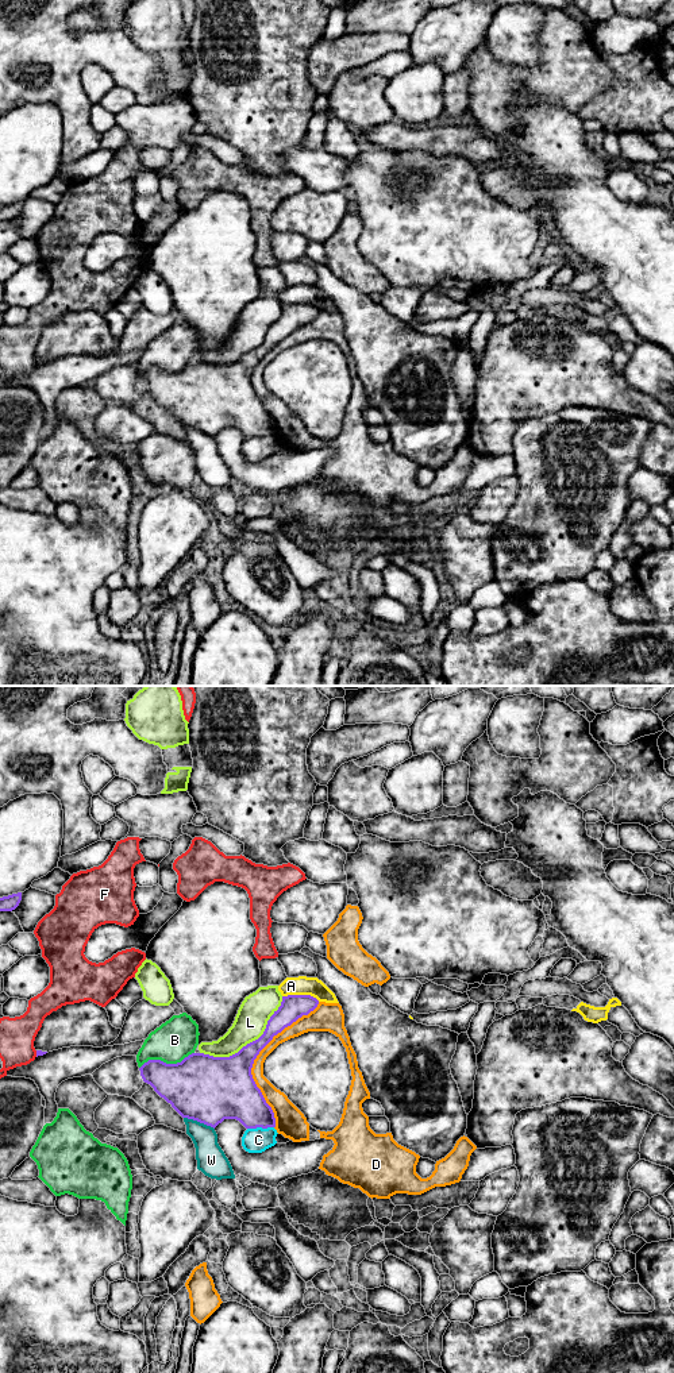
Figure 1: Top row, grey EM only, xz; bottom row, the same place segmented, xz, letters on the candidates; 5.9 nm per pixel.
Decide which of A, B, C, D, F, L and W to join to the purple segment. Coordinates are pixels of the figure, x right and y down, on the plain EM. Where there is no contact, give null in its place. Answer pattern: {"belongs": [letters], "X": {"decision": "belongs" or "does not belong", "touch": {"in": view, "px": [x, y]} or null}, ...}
{"belongs": [], "A": {"decision": "does not belong", "touch": {"in": "xz", "px": [301, 304]}}, "B": {"decision": "does not belong", "touch": {"in": "xz", "px": [165, 371]}}, "C": {"decision": "does not belong", "touch": {"in": "xz", "px": [260, 435]}}, "D": {"decision": "does not belong", "touch": {"in": "xz", "px": [255, 366]}}, "F": {"decision": "does not belong", "touch": {"in": "xz", "px": [37, 362]}}, "L": {"decision": "does not belong", "touch": {"in": "xz", "px": [250, 351]}}, "W": {"decision": "does not belong", "touch": {"in": "xz", "px": [199, 429]}}}

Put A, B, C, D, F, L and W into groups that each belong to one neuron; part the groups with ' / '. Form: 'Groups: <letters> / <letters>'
Groups: A / B / C / D / F / L / W

